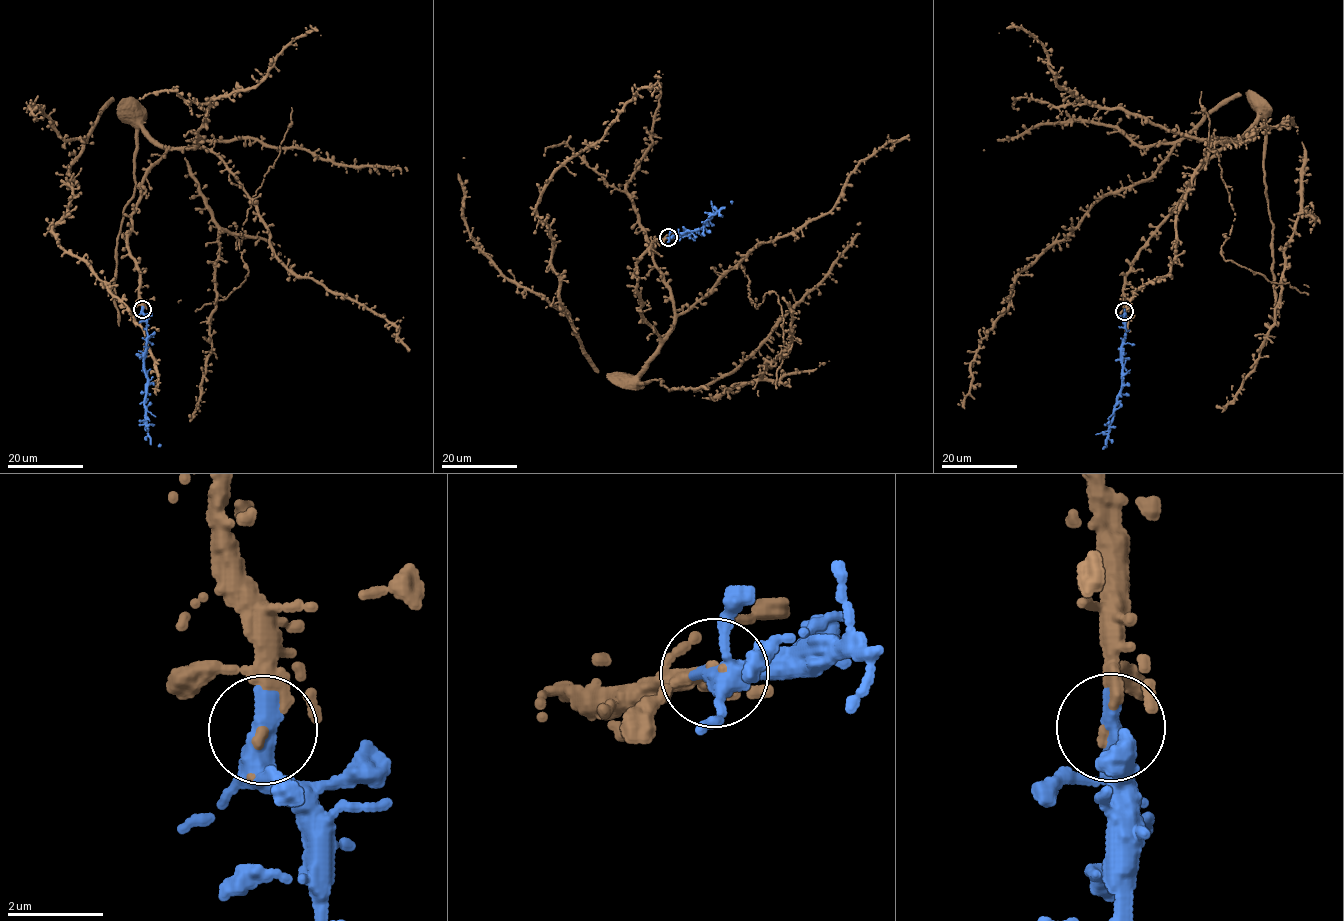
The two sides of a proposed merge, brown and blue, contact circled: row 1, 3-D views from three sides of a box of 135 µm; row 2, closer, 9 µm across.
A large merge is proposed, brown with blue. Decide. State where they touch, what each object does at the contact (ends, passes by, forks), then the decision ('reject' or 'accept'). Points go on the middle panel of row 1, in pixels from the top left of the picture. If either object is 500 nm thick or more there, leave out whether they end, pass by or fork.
place (668, 237); brown ends; blue forks; accept

